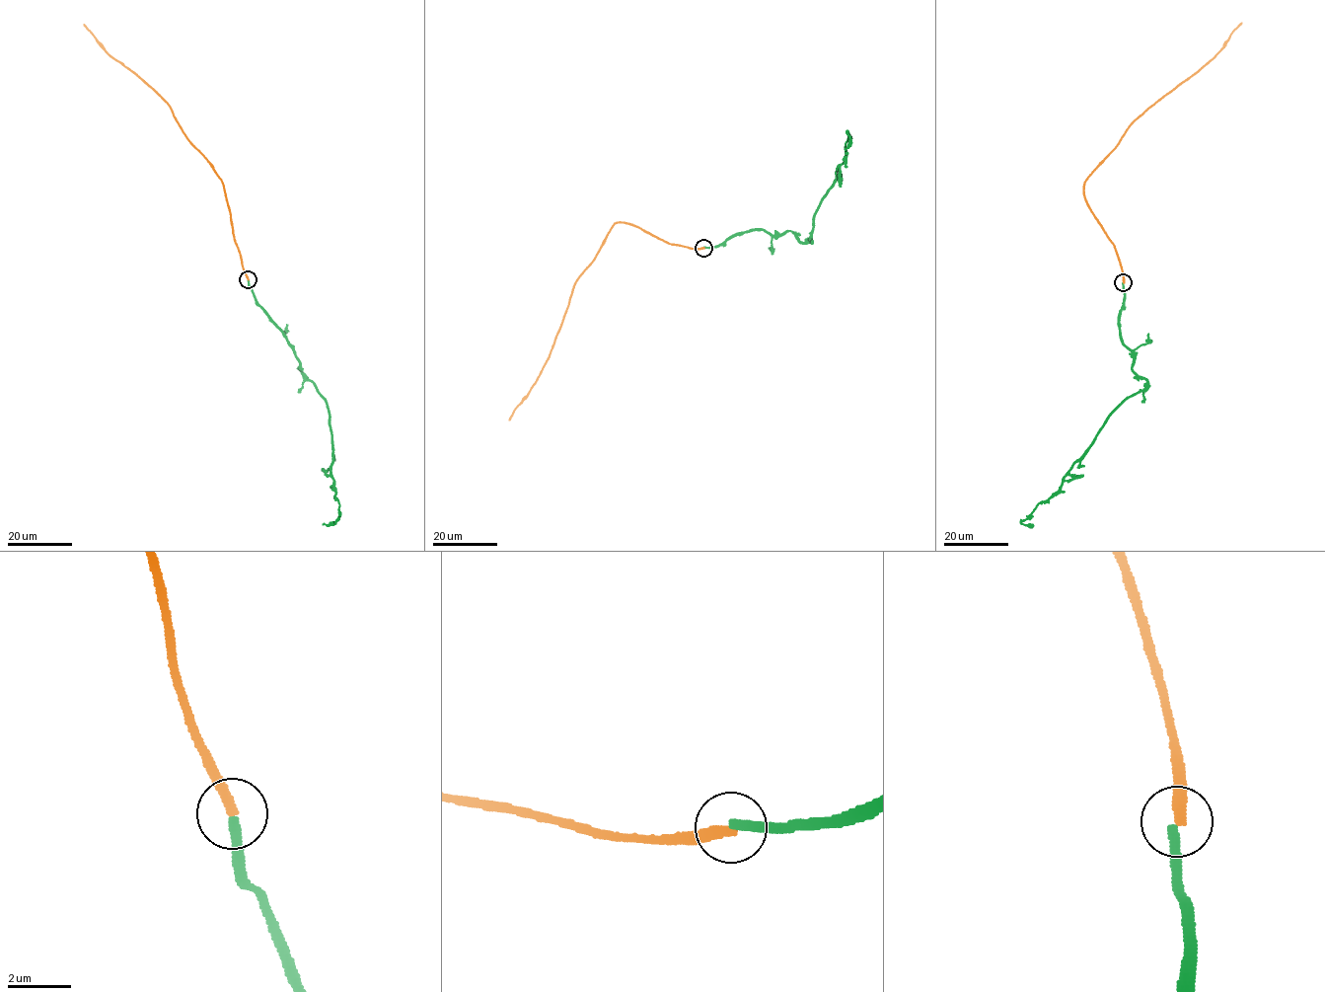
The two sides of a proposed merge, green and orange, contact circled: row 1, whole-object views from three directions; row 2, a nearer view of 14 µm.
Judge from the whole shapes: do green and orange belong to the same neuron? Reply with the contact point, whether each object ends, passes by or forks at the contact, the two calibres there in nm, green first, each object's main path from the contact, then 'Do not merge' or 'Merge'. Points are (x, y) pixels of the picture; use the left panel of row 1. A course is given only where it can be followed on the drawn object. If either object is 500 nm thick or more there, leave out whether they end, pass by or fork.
Place: (248, 279). At the ring green ends. At the ring orange ends. Thickness 320 nm (green) against 320 nm. Course of green: (248, 280), (255, 300), (286, 339), (302, 372), (328, 407), (331, 476), (339, 511), (334, 523), (323, 524). Course of orange: (248, 279), (236, 243), (224, 186), (182, 130), (167, 103), (113, 59), (84, 24). Do not merge

